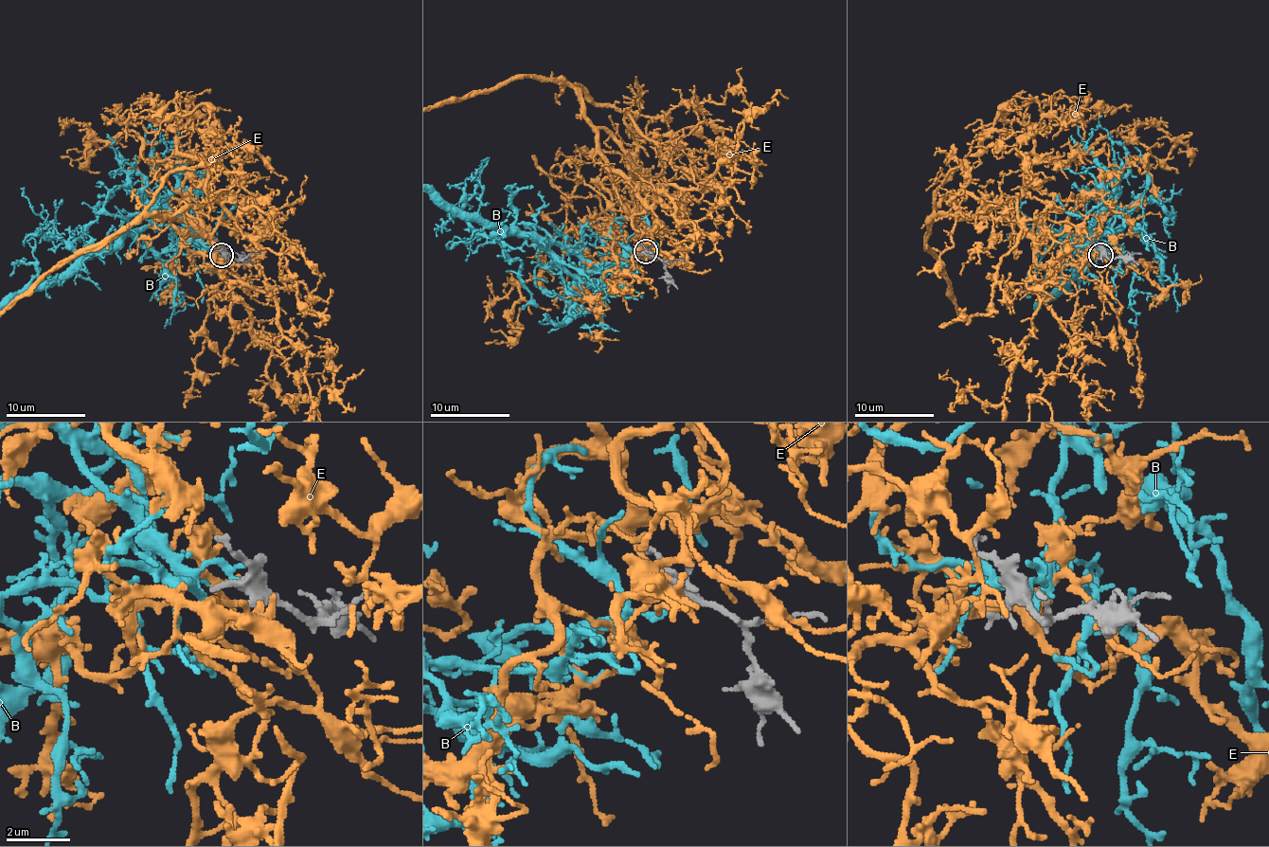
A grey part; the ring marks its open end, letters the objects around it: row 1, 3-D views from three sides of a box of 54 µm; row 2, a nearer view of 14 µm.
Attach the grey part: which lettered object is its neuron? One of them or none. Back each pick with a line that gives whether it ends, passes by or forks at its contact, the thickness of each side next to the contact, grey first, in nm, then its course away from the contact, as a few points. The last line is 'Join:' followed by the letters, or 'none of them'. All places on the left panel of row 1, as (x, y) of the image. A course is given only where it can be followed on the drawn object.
E: it ends | 360/170 nm
Join: E

